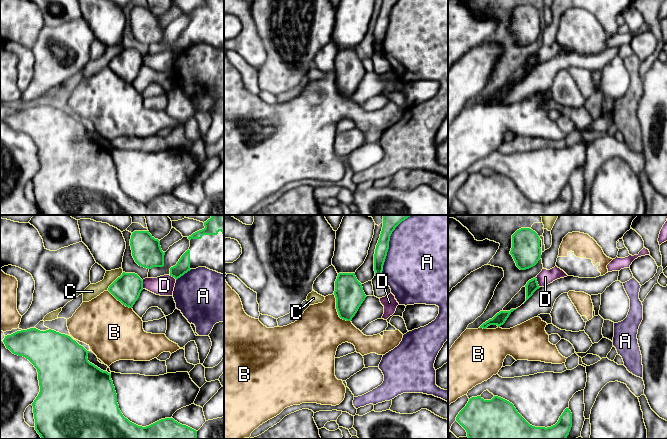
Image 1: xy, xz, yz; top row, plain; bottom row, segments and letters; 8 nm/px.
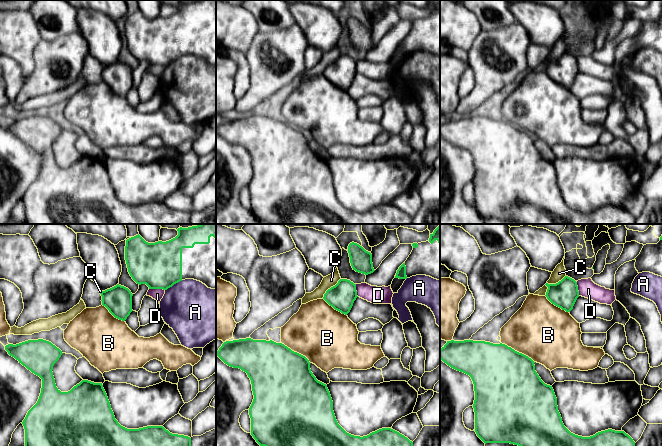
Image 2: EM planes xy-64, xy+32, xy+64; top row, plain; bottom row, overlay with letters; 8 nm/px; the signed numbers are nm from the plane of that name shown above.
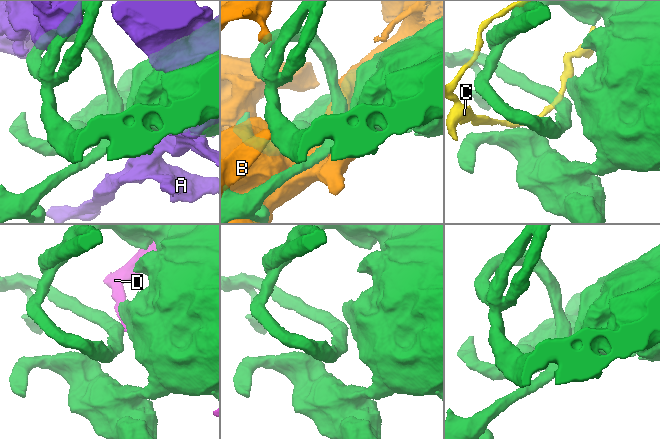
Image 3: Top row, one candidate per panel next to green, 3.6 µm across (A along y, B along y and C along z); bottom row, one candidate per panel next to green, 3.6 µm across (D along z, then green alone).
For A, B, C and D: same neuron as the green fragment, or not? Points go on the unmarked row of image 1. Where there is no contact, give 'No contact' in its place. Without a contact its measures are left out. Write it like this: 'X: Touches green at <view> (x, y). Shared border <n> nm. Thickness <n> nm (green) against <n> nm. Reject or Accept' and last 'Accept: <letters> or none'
A: Touches green at xz (387, 26). Shared border 440 nm. Thickness 100 nm (green) against 500 nm. Reject
B: Touches green at xz (337, 87). Shared border 260 nm. Thickness 240 nm (green) against 380 nm. Reject
C: Touches green at xy (114, 57). Shared border 190 nm. Thickness 220 nm (green) against 110 nm. Reject
D: Touches green at yz (537, 58). Shared border 90 nm. Thickness 100 nm (green) against 120 nm. Reject
Accept: none

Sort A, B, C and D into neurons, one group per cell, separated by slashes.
A / B / C / D

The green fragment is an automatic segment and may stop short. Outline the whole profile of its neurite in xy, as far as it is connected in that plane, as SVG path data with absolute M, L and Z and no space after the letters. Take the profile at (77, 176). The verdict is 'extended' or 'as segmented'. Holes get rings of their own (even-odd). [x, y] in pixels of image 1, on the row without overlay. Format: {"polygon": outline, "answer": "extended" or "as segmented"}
{"polygon": "M36 104L17 107L3 116L13 130L28 135L38 148L40 168L34 178L35 206L42 215L197 215L197 207L173 194L142 203L123 192L111 150L88 137L88 129L70 112Z", "answer": "as segmented"}

